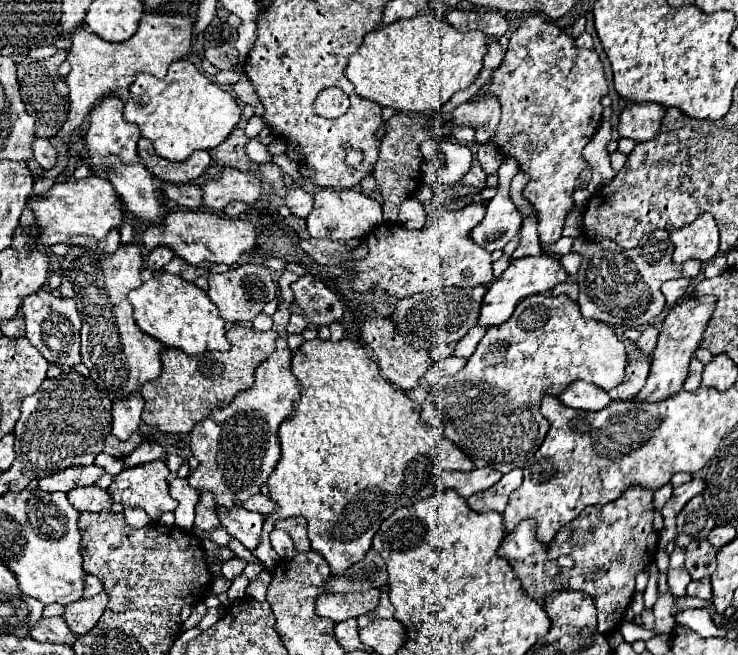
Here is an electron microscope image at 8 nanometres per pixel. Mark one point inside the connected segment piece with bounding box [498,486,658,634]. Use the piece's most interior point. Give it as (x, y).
(600, 553)

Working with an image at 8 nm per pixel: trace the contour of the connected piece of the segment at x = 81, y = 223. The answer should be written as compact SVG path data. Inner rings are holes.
M88 176L84 180L56 182L48 192L30 194L30 208L34 210L36 224L42 228L40 240L44 246L54 246L66 242L74 236L88 236L94 240L104 240L112 228L120 228L126 214L122 198L118 198L112 184L102 176Z

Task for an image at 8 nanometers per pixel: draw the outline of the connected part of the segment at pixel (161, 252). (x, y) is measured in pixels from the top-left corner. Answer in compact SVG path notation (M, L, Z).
M156 246L156 250L152 250L150 254L148 254L148 258L146 258L146 266L152 270L152 272L156 272L156 270L160 270L162 266L166 266L170 260L172 260L172 252L168 250L168 246Z

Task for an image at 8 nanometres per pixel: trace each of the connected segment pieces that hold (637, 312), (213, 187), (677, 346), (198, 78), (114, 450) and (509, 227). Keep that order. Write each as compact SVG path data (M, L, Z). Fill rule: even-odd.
M654 230L642 236L640 244L632 250L624 250L612 240L592 242L588 254L582 260L578 272L578 306L584 318L600 320L612 326L632 326L636 330L644 330L652 318L656 318L666 302L660 290L662 282L672 278L694 278L700 272L702 262L688 260L684 264L676 264L672 260L674 246L668 238L668 232ZM642 282L648 288L642 288Z
M224 168L220 178L208 178L208 182L200 186L200 190L204 206L212 210L224 210L234 200L254 204L260 196L260 180L254 174Z
M704 296L704 298L684 298L680 304L676 304L668 312L668 316L662 324L660 336L658 336L658 344L652 352L652 368L648 374L648 382L632 400L658 402L658 400L670 398L672 394L682 390L682 384L688 374L688 364L692 360L694 350L698 348L698 344L702 340L702 332L712 316L712 308L714 308L712 296Z
M176 60L162 80L144 72L134 76L124 118L138 124L142 136L152 140L162 158L182 162L196 150L216 148L242 120L242 110L226 90L210 82L190 60Z
M136 432L136 434L132 434L130 436L130 440L126 440L126 442L120 442L120 440L116 440L114 436L108 436L106 438L106 442L104 442L104 454L110 454L110 456L116 456L116 458L124 458L124 456L128 456L138 444L142 444L144 442L144 436L140 434L140 432Z
M510 158L510 162L502 162L498 170L498 176L500 176L498 192L488 202L488 212L484 220L472 230L472 240L488 252L502 250L520 230L522 214L518 212L518 208L514 206L508 194L510 180L516 174L516 170L518 170L518 164L514 158Z

